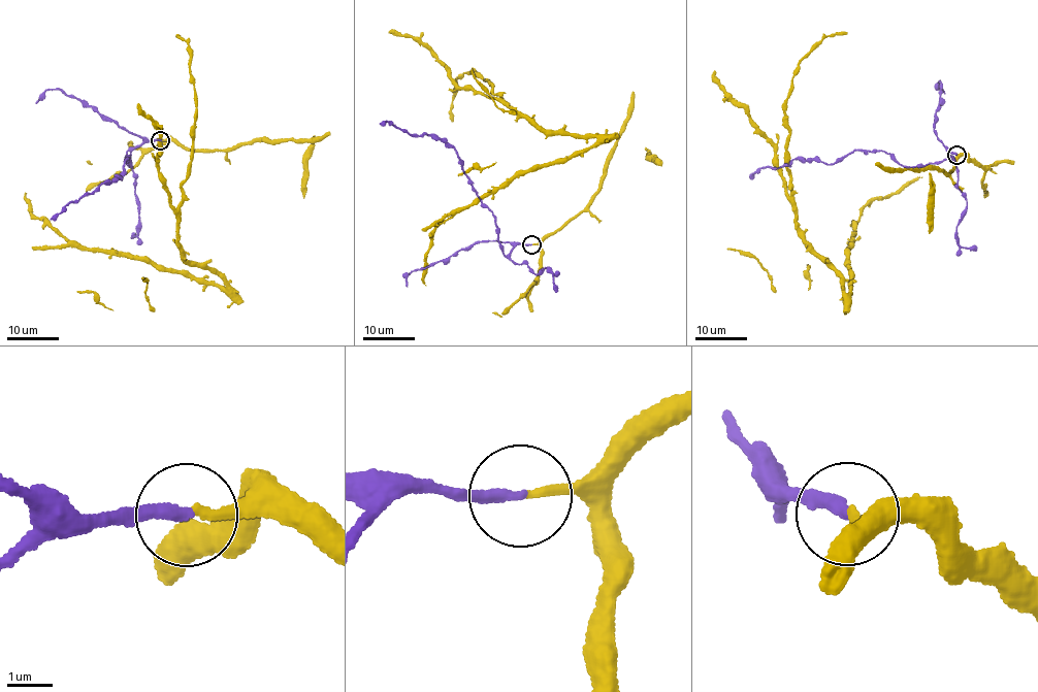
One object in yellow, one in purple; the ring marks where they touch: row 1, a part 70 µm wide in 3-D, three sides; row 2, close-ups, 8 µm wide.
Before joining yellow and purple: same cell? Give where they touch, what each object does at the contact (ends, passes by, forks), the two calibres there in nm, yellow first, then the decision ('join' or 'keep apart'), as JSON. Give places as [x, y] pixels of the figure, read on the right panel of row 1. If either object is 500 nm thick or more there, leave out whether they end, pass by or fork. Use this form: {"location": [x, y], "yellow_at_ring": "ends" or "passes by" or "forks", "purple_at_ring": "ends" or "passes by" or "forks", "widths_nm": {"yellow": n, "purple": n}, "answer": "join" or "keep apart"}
{"location": [957, 155], "yellow_at_ring": "ends", "purple_at_ring": "ends", "widths_nm": {"yellow": 200, "purple": 260}, "answer": "join"}

